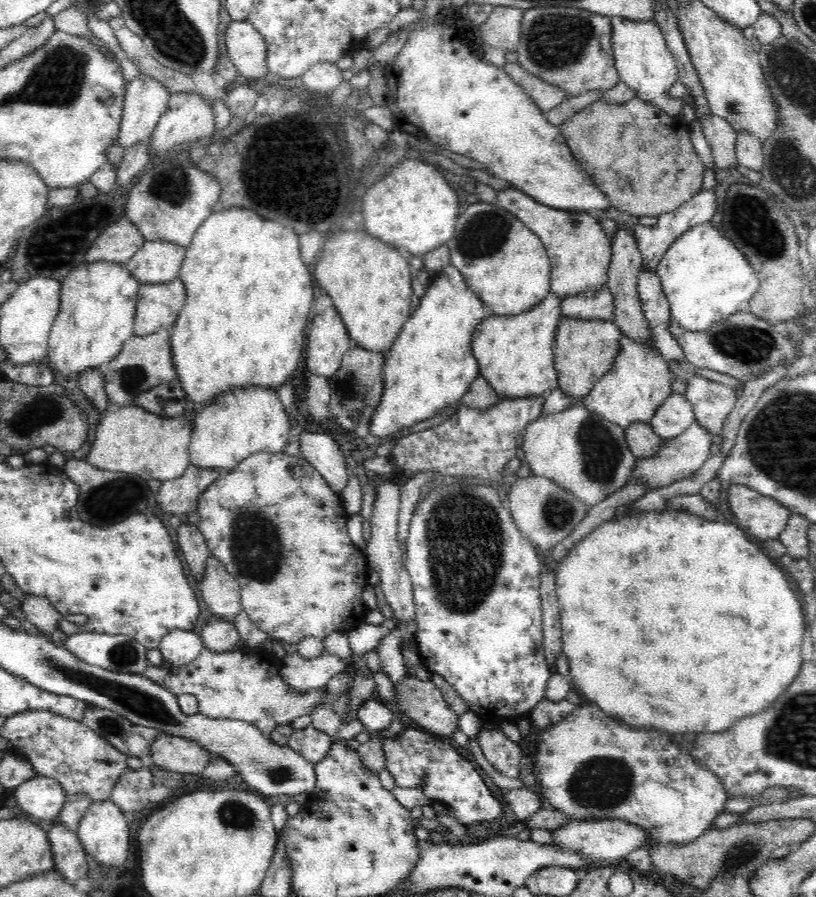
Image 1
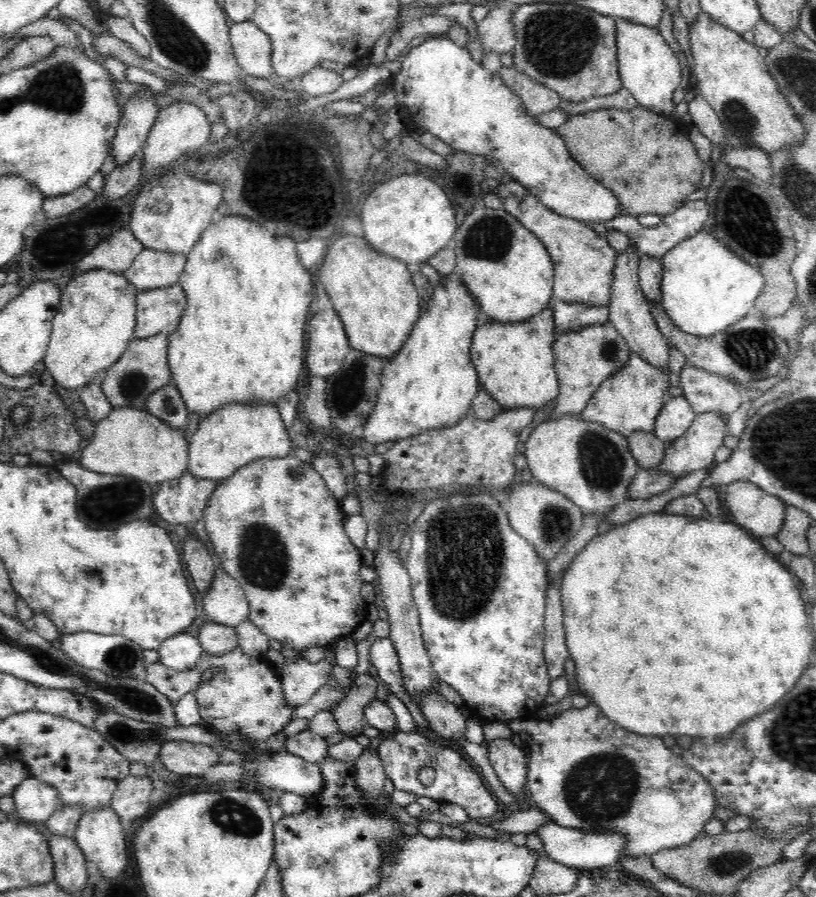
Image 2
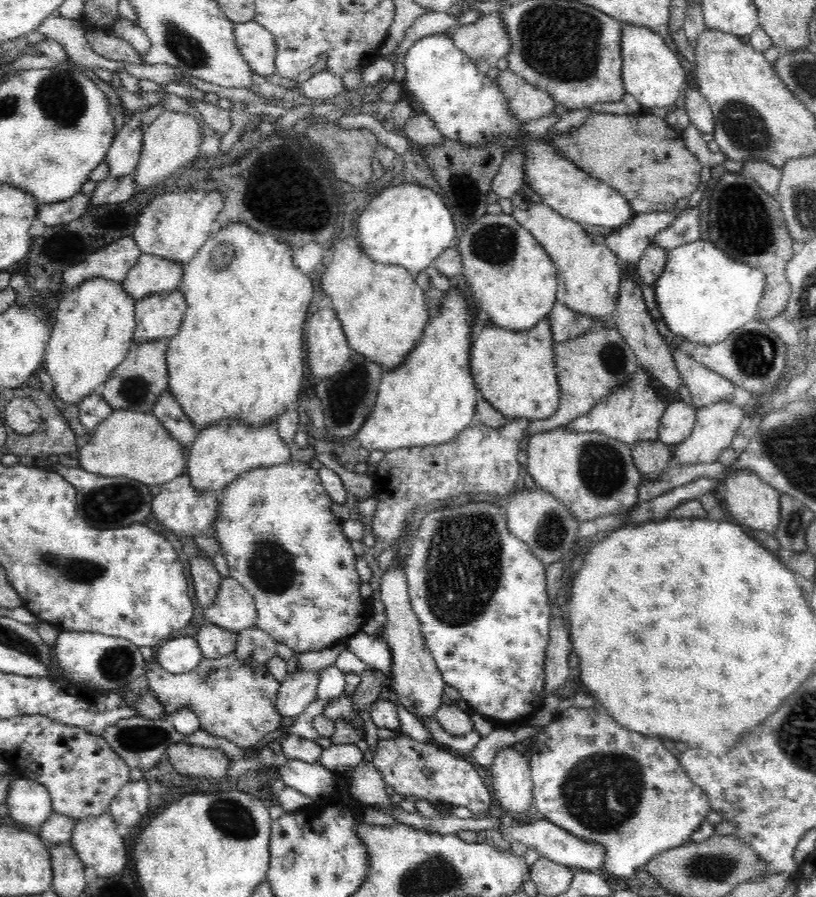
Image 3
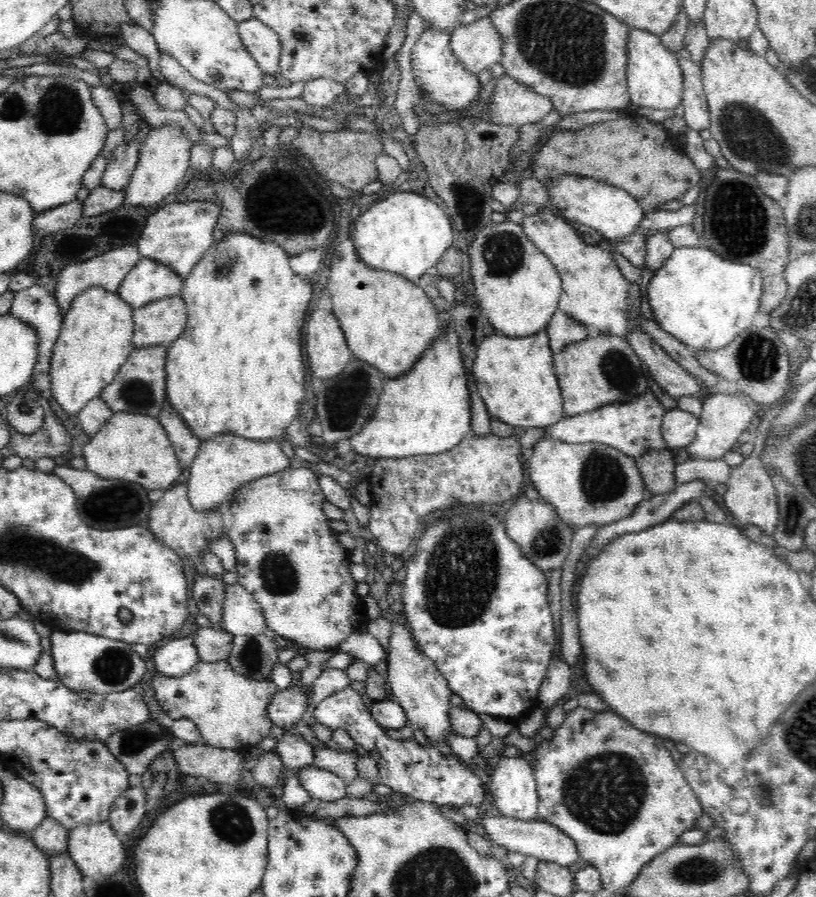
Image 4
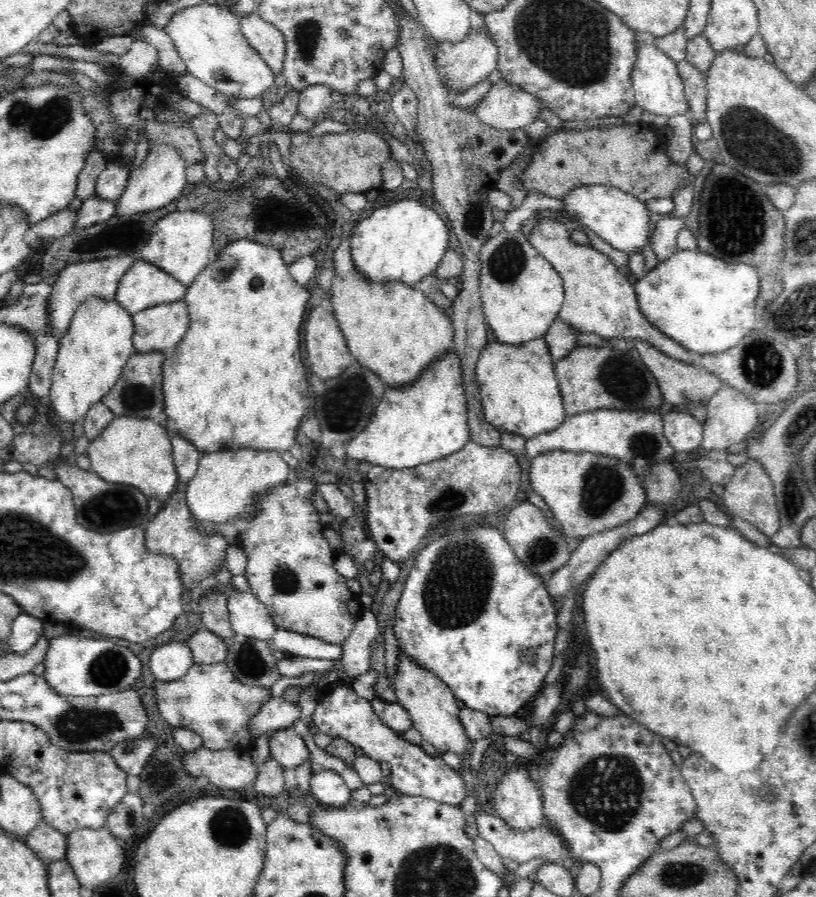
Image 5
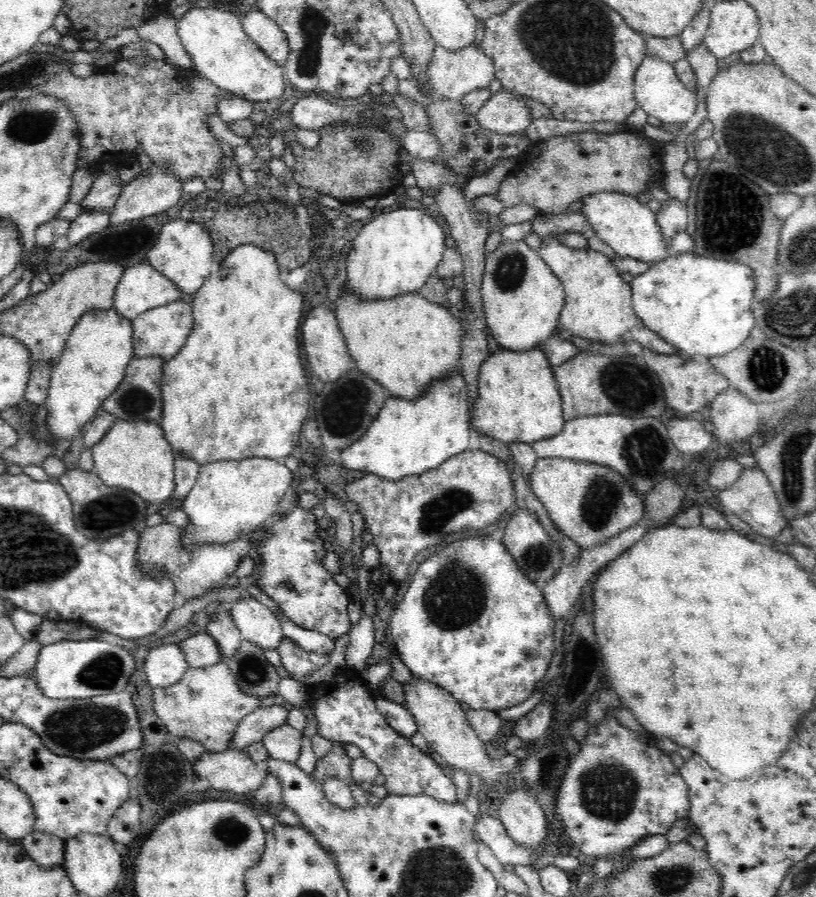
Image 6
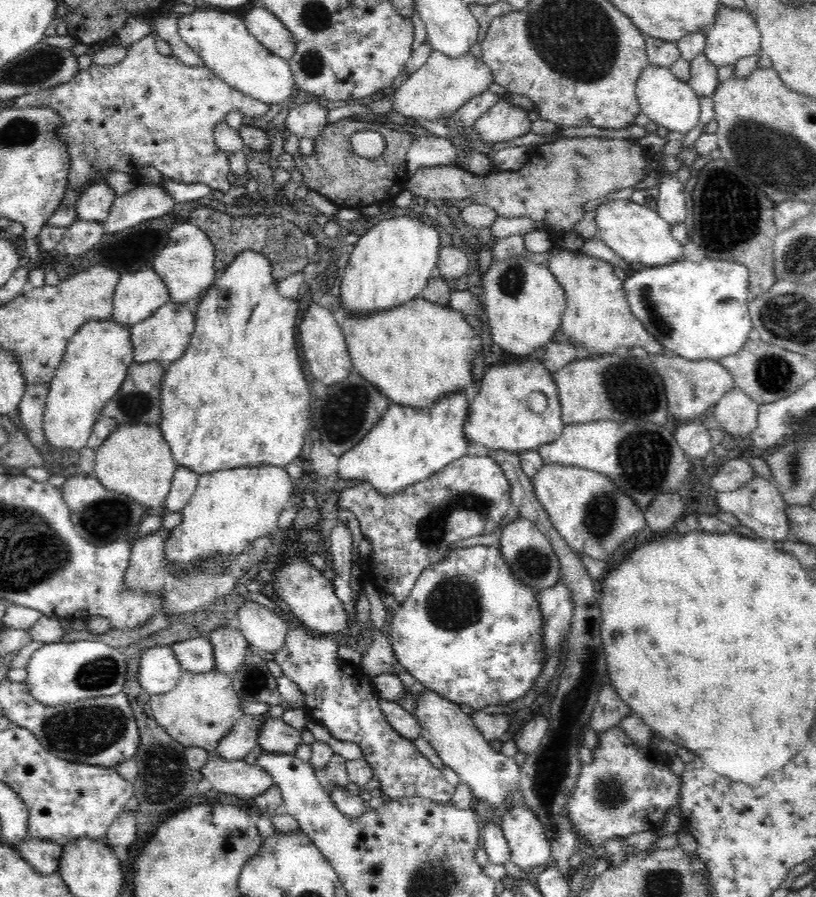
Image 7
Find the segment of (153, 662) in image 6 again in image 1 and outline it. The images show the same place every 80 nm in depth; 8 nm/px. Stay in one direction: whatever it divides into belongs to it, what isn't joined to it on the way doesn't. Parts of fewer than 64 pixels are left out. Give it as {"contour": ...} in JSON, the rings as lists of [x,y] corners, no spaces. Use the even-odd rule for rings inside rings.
{"contour":[[[174,630],[166,634],[159,645],[163,663],[174,667],[191,664],[204,648],[201,636],[188,630]]]}

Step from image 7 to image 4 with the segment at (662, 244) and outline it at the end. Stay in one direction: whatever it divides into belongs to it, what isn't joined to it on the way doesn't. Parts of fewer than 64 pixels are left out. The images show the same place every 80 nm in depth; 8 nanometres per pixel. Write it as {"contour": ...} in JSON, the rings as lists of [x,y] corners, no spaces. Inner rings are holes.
{"contour":[[[563,175],[555,177],[544,186],[550,193],[550,202],[559,208],[566,219],[590,226],[607,243],[618,245],[621,241],[628,239],[630,234],[638,230],[644,218],[642,205],[628,191],[590,179],[590,177]]]}

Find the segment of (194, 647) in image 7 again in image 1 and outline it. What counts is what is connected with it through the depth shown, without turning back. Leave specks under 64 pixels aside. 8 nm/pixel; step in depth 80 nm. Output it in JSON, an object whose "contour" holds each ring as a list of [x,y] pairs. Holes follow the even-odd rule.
{"contour":[[[211,618],[199,635],[204,647],[216,653],[238,648],[239,633],[232,621]]]}

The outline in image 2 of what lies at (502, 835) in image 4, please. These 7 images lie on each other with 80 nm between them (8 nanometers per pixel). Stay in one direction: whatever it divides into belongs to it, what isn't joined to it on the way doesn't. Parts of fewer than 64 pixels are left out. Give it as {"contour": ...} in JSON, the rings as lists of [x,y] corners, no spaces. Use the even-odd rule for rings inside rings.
{"contour":[[[554,821],[545,822],[543,827],[537,830],[537,834],[545,850],[544,856],[549,860],[568,867],[575,867],[587,873],[616,867],[617,856],[625,845],[625,836],[619,832],[584,832],[577,828],[560,826]]]}

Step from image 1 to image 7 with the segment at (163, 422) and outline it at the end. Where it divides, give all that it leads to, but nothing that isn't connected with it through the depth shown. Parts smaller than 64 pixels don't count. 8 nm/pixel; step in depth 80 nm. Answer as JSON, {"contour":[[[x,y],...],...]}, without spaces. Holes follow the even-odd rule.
{"contour":[[[159,423],[119,424],[106,438],[106,442],[95,450],[94,476],[104,488],[125,494],[144,508],[163,506],[176,472],[177,464],[171,448],[163,437]]]}

